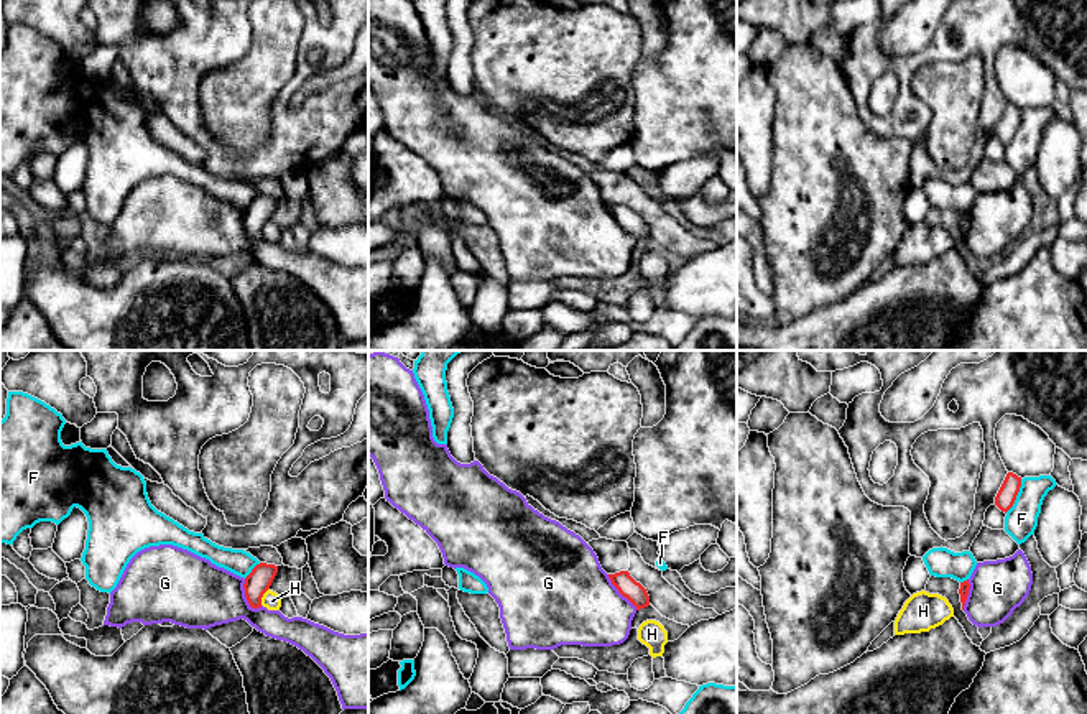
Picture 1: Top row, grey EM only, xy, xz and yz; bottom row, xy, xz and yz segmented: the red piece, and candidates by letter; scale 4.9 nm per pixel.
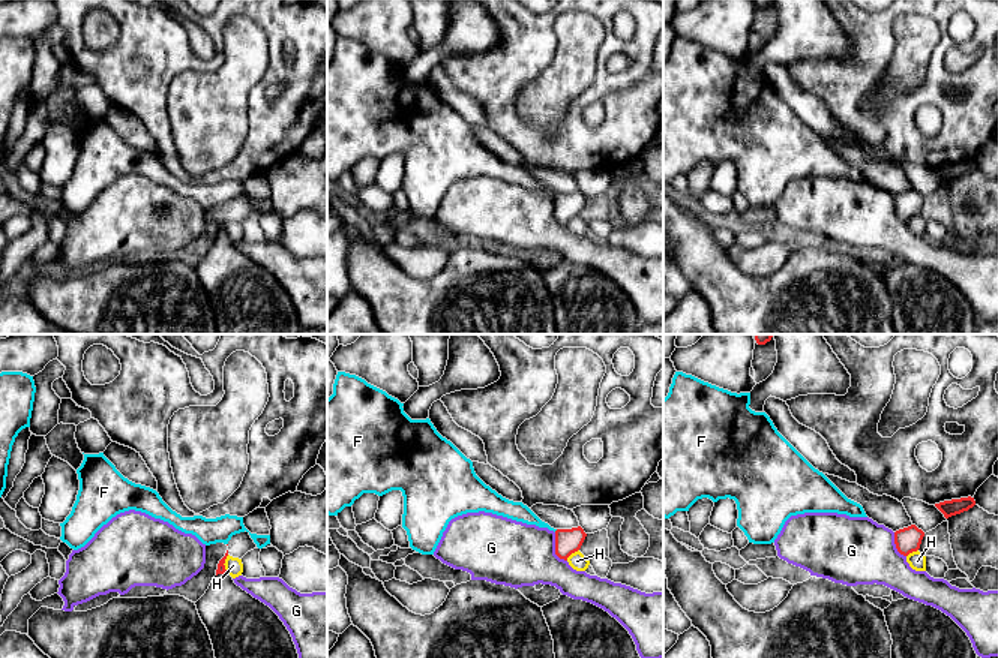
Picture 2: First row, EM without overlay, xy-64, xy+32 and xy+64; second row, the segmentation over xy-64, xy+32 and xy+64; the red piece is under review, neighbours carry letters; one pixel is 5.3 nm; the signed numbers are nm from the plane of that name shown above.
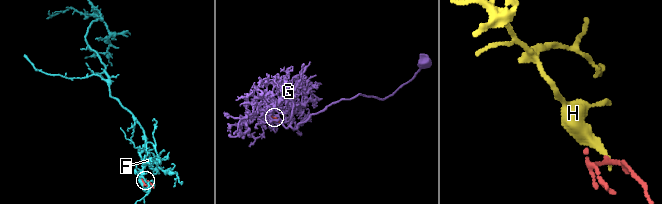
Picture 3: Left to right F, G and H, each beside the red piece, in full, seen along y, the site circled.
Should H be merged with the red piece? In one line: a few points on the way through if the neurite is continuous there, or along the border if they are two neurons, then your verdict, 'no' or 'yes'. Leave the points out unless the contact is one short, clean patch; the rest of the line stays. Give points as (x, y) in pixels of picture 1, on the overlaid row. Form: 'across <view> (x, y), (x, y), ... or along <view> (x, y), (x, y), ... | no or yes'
along xy (268, 588), (260, 604) | no

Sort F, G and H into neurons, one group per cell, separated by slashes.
F / G / H

